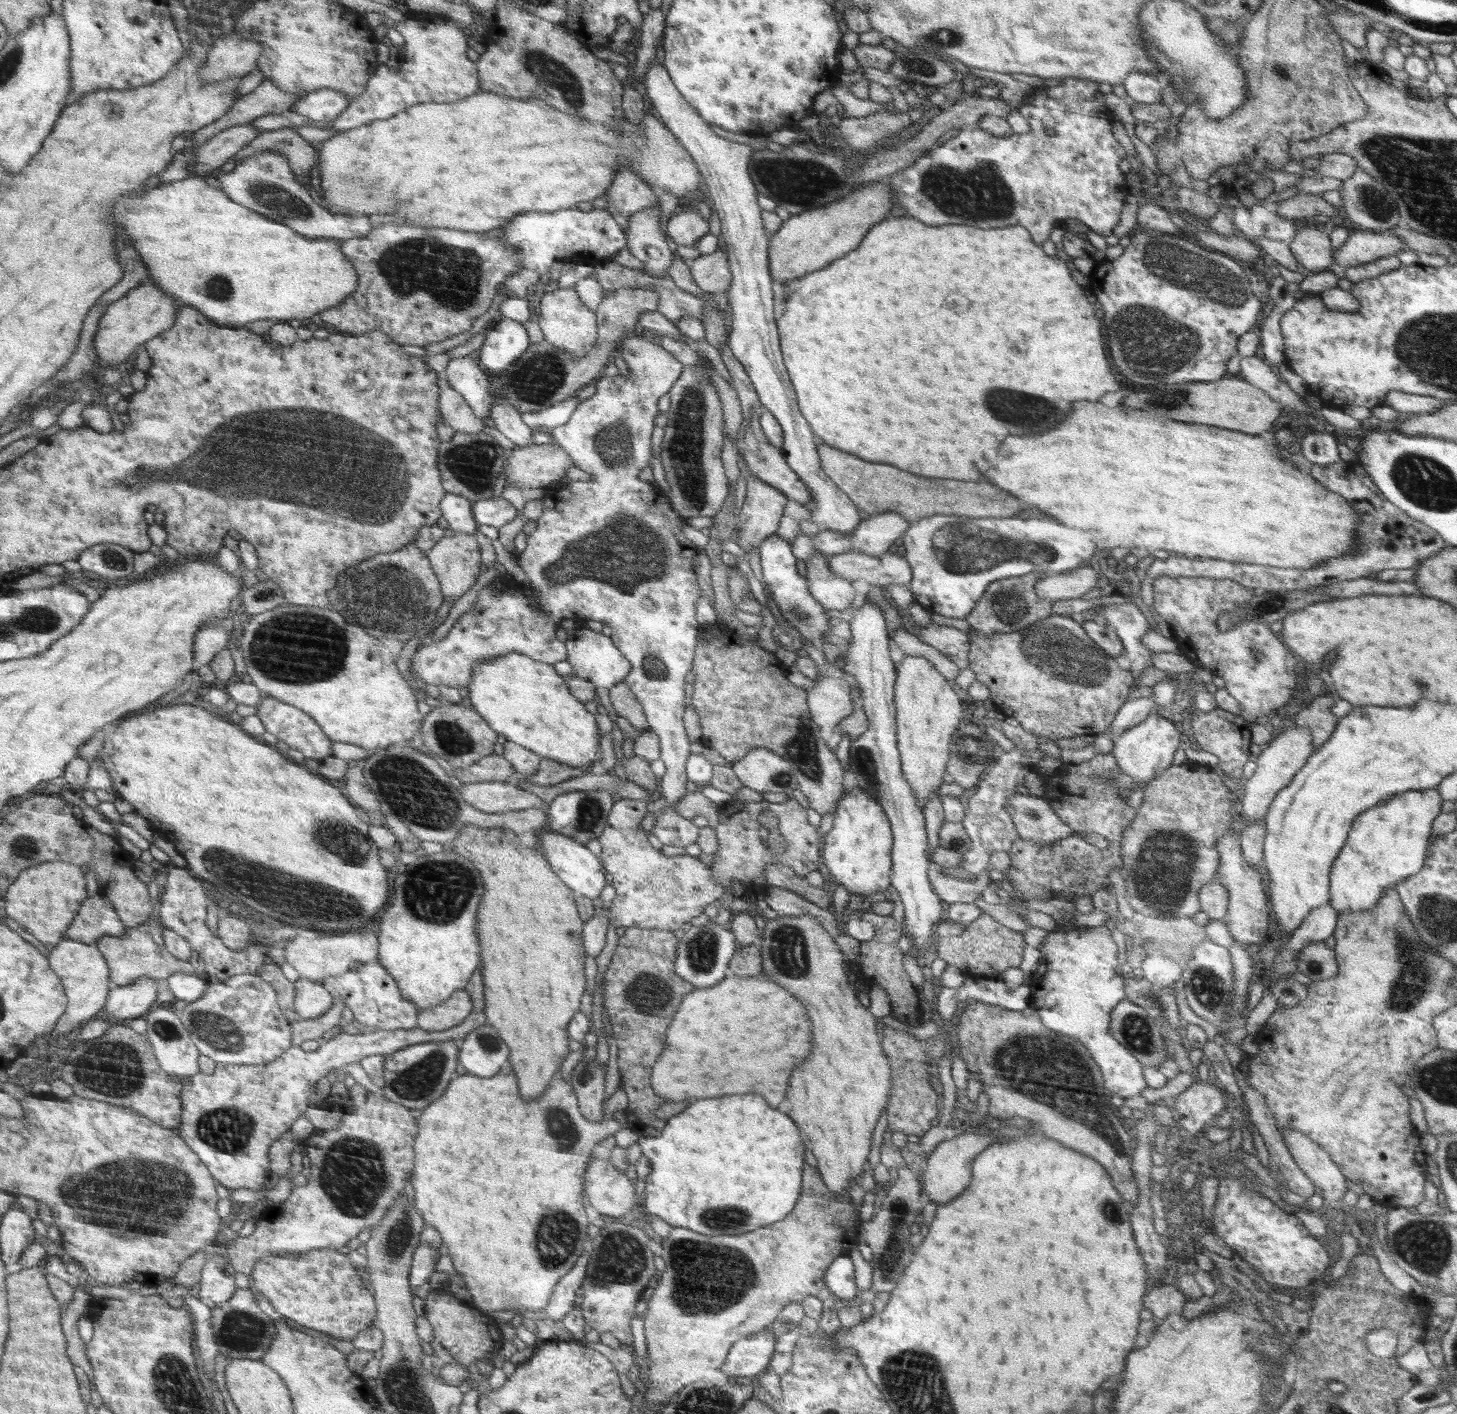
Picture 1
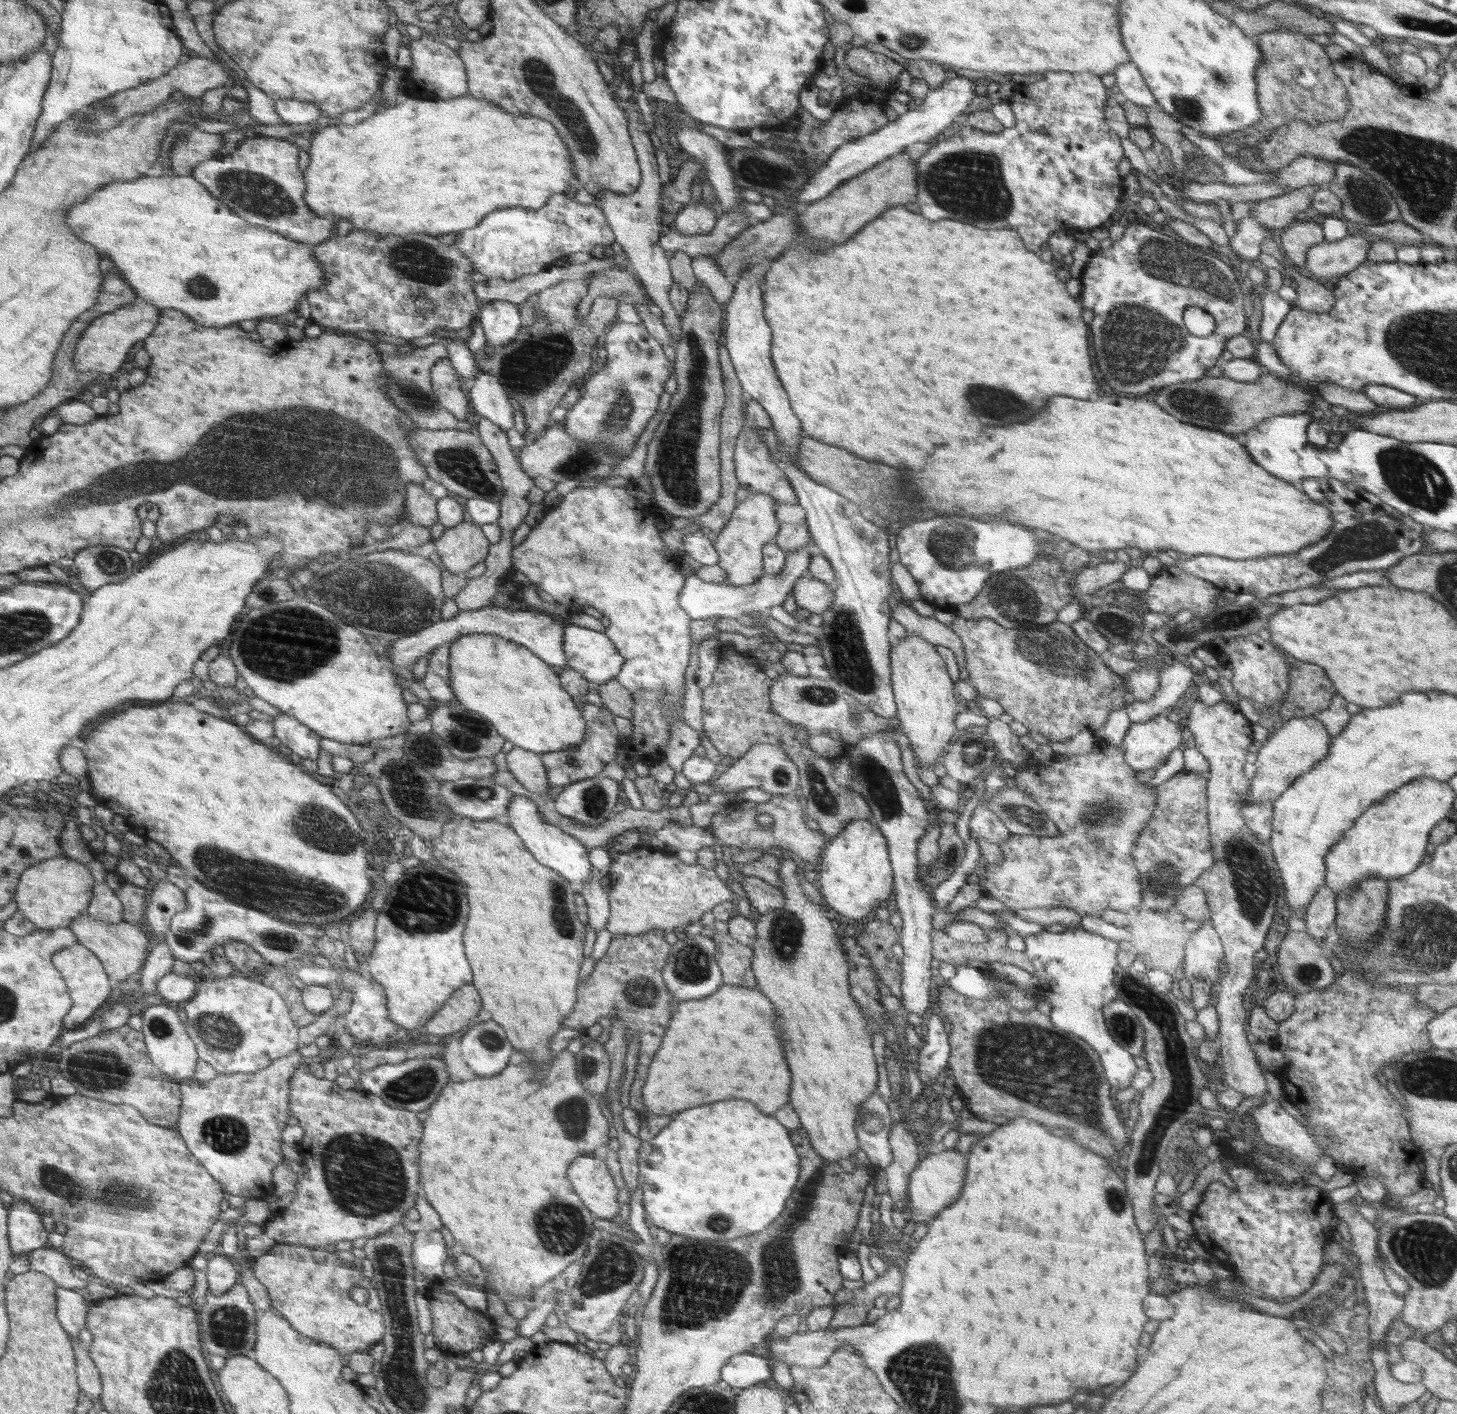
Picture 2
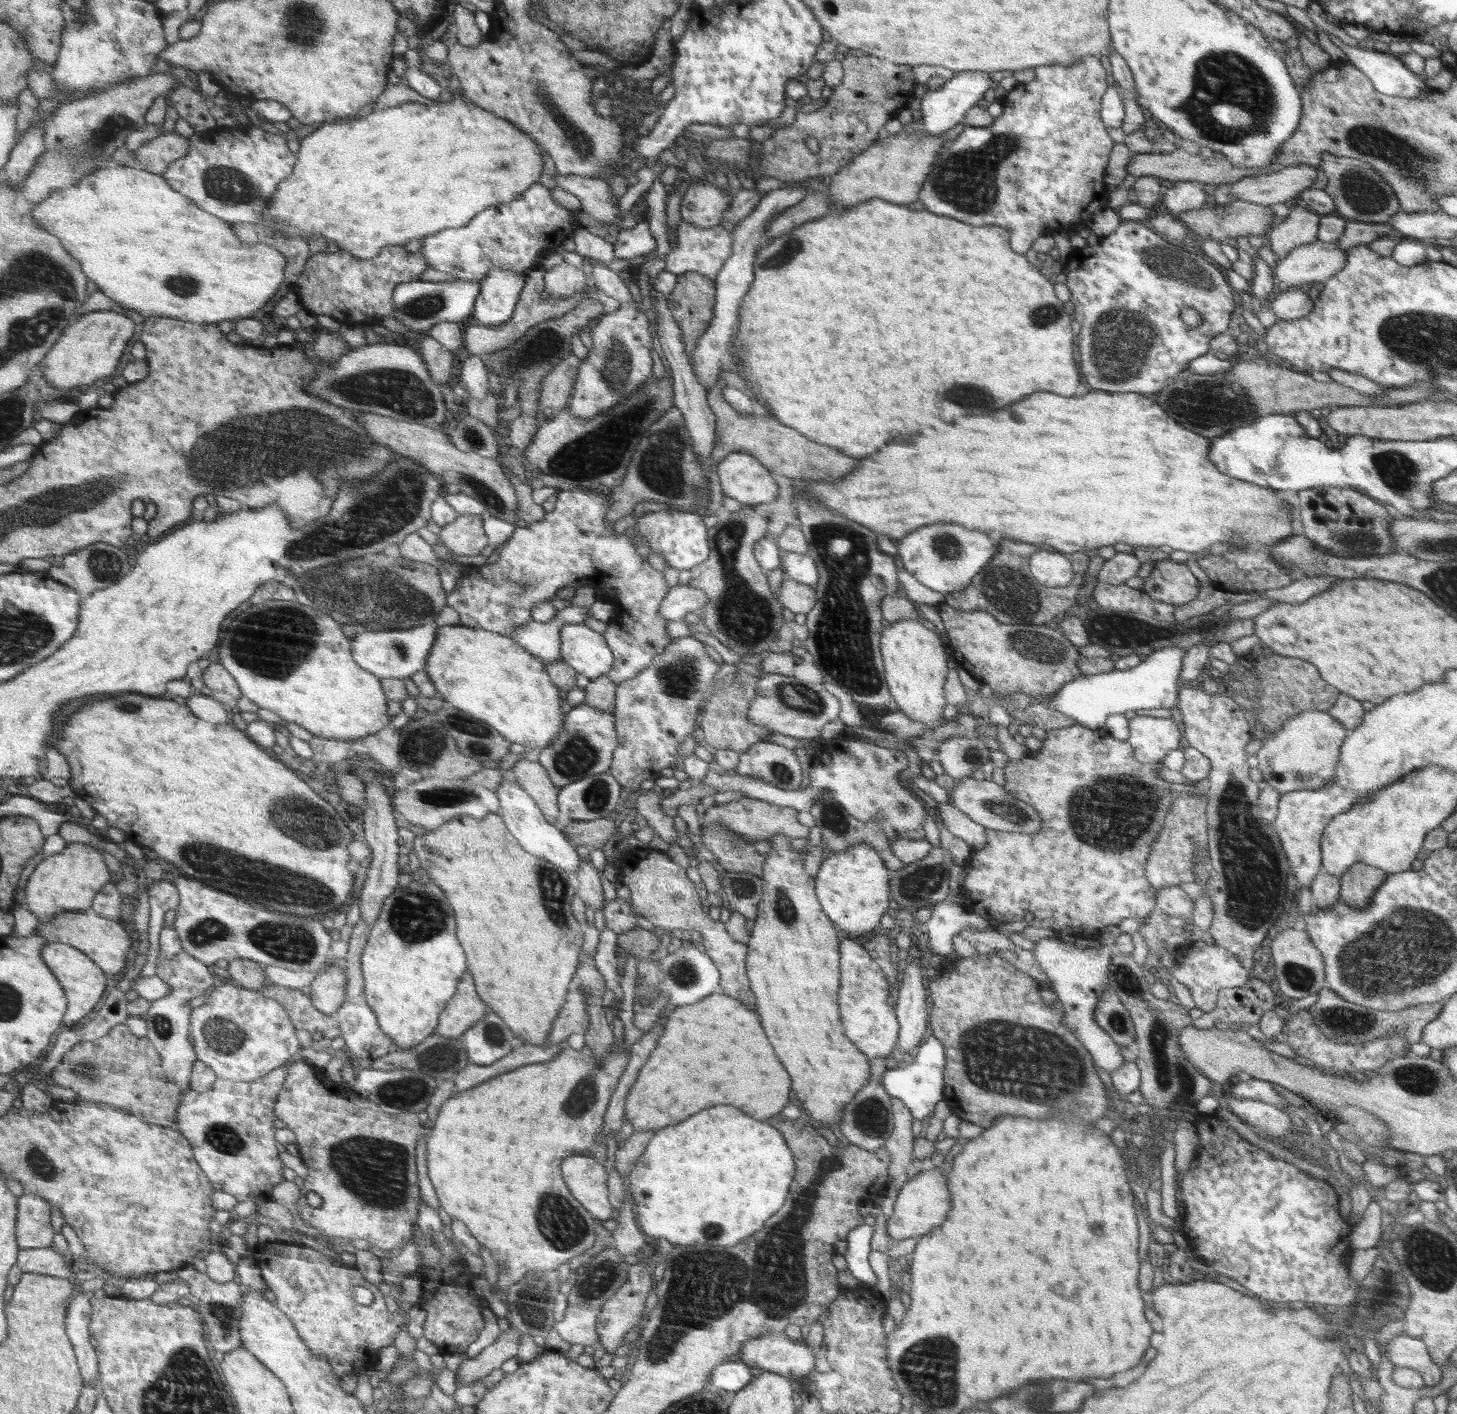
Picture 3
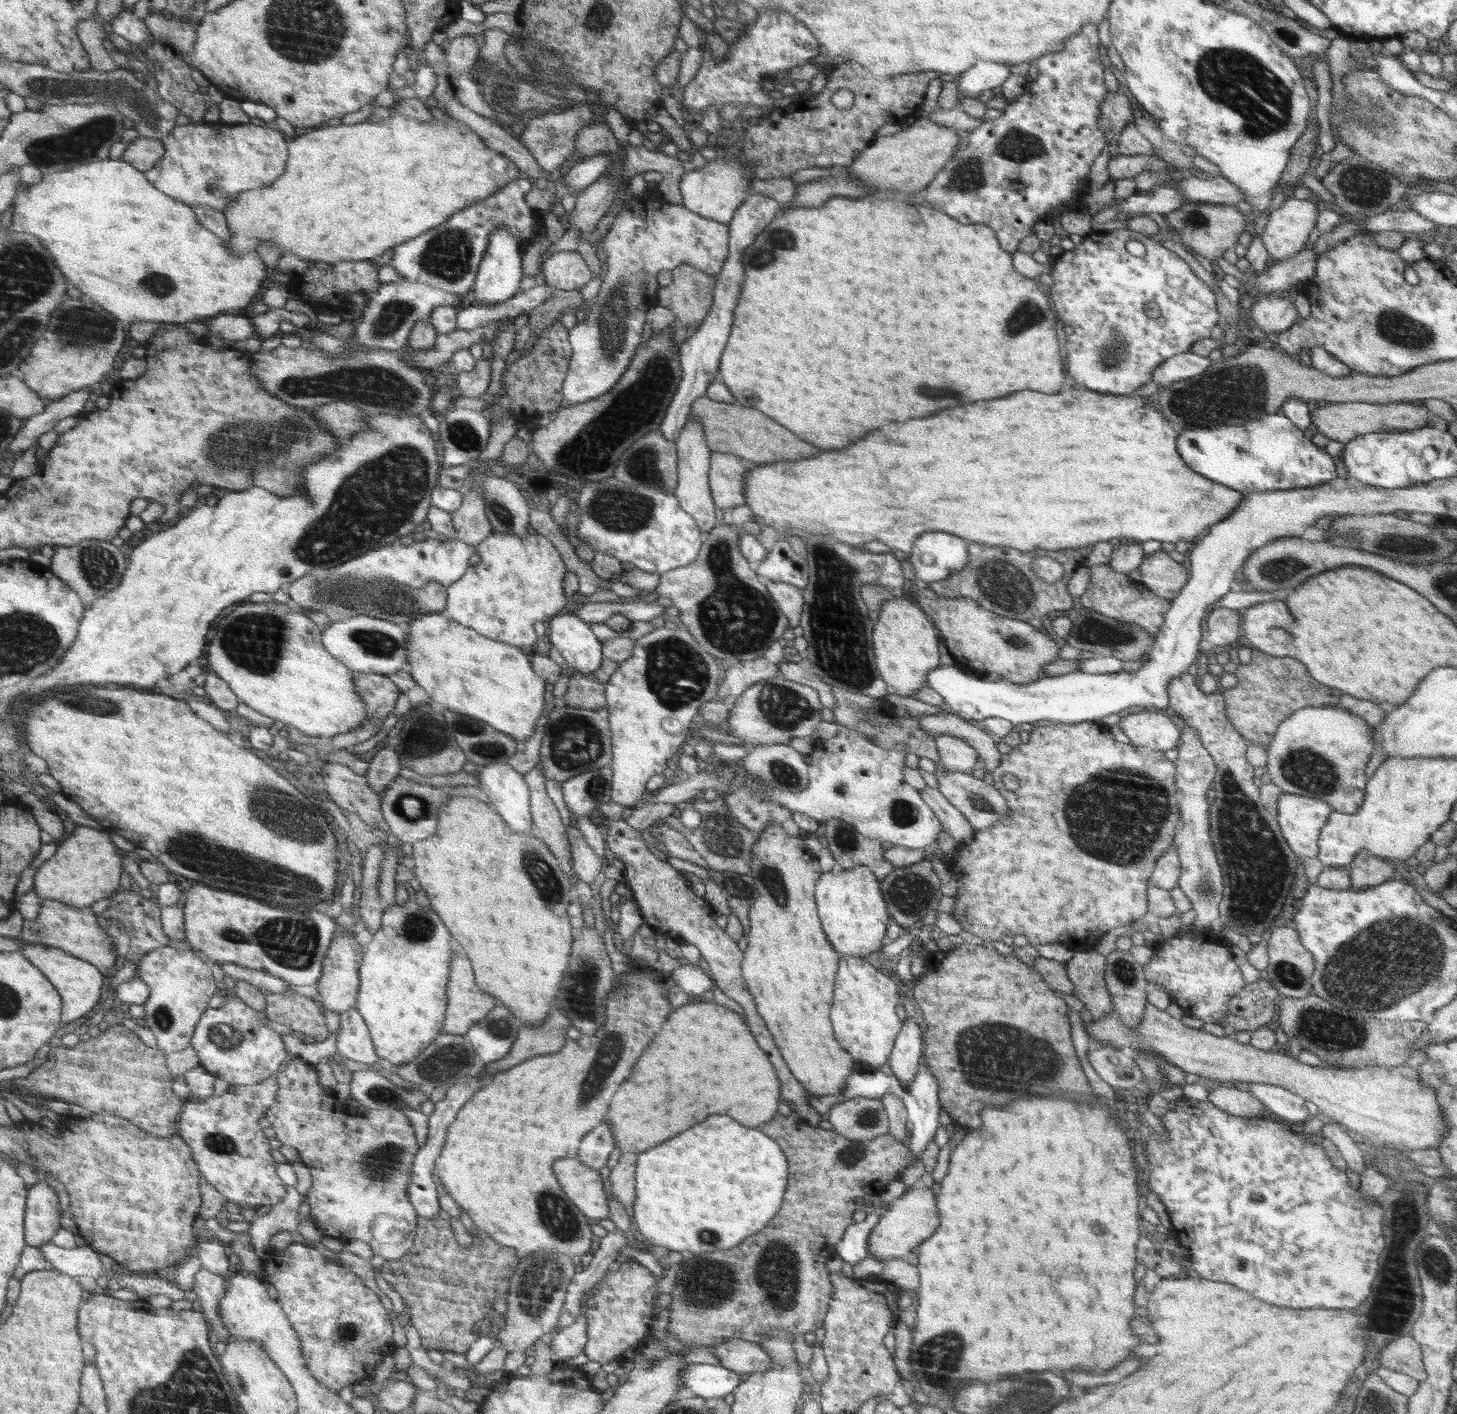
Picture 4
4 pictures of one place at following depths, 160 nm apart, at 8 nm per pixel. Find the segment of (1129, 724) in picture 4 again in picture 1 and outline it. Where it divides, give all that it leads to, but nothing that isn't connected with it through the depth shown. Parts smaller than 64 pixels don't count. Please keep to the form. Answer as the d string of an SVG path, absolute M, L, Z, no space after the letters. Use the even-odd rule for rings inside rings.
M1150 713L1144 722L1122 732L1110 753L1115 756L1122 774L1133 776L1140 781L1154 780L1172 765L1174 752L1180 744L1180 731L1168 714Z

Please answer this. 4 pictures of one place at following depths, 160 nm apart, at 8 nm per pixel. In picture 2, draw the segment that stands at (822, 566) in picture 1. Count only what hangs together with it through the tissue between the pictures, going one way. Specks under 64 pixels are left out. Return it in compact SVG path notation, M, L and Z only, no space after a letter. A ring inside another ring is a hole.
M802 576L793 586L792 594L797 606L812 613L827 611L835 599L834 586L818 580L815 576Z

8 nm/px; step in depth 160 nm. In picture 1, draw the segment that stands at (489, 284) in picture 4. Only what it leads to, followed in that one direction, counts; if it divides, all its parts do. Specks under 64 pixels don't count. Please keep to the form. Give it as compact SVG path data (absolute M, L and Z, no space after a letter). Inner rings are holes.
M499 317L475 356L484 369L499 377L520 360L528 347L528 336L522 323Z

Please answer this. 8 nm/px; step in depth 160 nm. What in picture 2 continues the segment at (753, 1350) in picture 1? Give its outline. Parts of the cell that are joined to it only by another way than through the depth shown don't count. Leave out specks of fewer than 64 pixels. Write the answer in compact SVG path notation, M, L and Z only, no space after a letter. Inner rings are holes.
M752 1352L732 1357L723 1368L722 1378L730 1387L746 1389L770 1382L772 1361Z

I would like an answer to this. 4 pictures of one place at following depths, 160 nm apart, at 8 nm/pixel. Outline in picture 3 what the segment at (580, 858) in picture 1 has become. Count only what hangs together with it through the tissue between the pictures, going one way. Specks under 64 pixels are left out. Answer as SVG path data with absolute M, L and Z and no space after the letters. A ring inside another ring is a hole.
M509 775L494 791L499 800L499 809L495 813L503 817L507 828L524 850L533 856L548 860L548 862L566 870L566 872L575 873L579 870L582 860L578 858L574 846L568 844L568 840L562 836L561 830L556 830L554 826L550 826L542 809L534 798L530 798L530 794L521 787L520 783L514 781L514 778Z

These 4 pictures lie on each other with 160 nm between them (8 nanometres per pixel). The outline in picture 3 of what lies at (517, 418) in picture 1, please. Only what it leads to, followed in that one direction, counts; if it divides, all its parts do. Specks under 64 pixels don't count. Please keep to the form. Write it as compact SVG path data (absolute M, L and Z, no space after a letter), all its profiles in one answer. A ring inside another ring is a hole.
M464 355L457 363L461 371L460 383L472 398L484 400L488 394L489 381L488 372L483 360L479 355Z

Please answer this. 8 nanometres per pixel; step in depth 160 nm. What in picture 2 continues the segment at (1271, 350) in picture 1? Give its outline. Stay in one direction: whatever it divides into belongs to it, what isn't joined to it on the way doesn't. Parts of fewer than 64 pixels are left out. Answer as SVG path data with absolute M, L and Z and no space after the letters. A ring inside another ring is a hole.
M1263 286L1259 289L1262 291L1262 300L1260 300L1262 318L1259 333L1262 339L1271 344L1275 339L1276 331L1293 305L1282 299L1278 293L1266 290Z

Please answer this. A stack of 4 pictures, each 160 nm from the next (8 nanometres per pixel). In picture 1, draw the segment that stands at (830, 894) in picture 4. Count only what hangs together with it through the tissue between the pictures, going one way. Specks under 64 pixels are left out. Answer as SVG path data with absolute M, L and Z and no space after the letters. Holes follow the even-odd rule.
M855 787L847 792L847 798L839 800L833 815L833 827L824 837L823 871L828 887L844 886L849 894L862 896L889 891L891 877L888 872L894 864L894 860L890 860L893 832L882 805L874 796Z

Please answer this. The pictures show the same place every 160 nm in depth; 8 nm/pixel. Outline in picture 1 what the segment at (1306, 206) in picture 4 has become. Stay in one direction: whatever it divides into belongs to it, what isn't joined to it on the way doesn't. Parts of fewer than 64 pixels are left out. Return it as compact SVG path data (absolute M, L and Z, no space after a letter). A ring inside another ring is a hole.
M1303 226L1288 242L1294 258L1311 271L1332 268L1334 248L1328 229L1318 230Z

